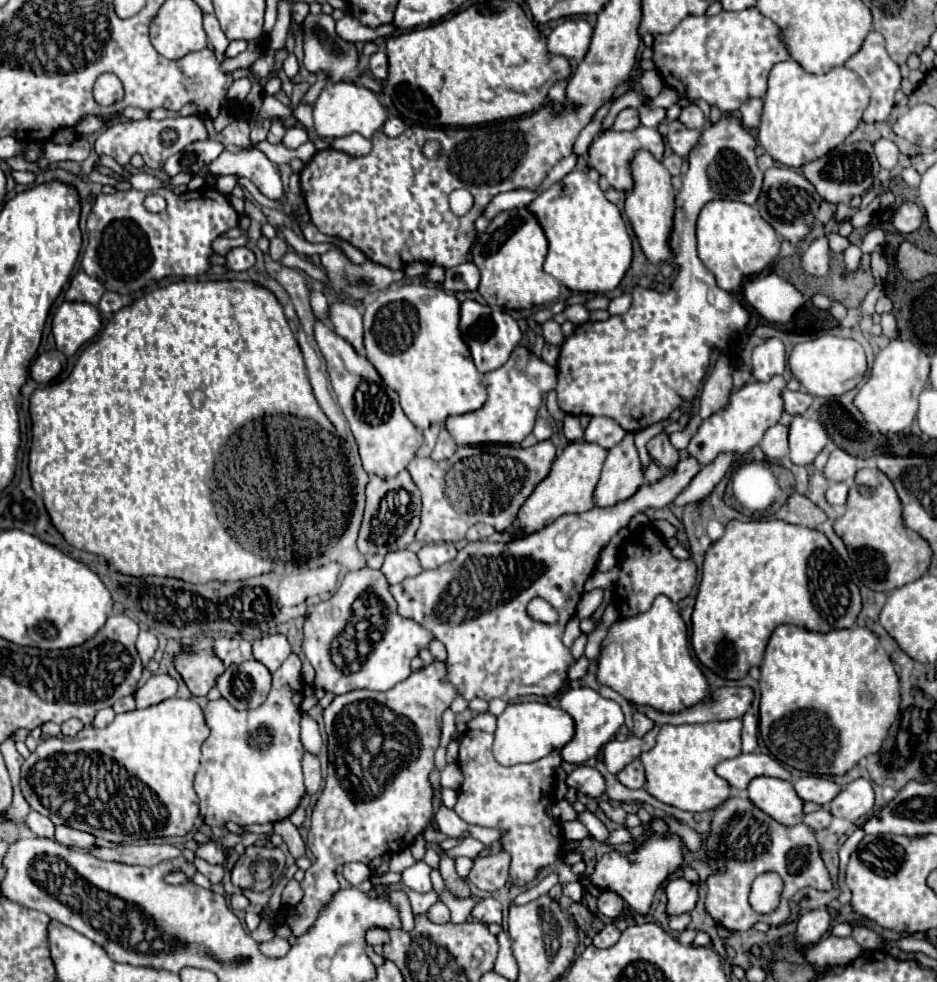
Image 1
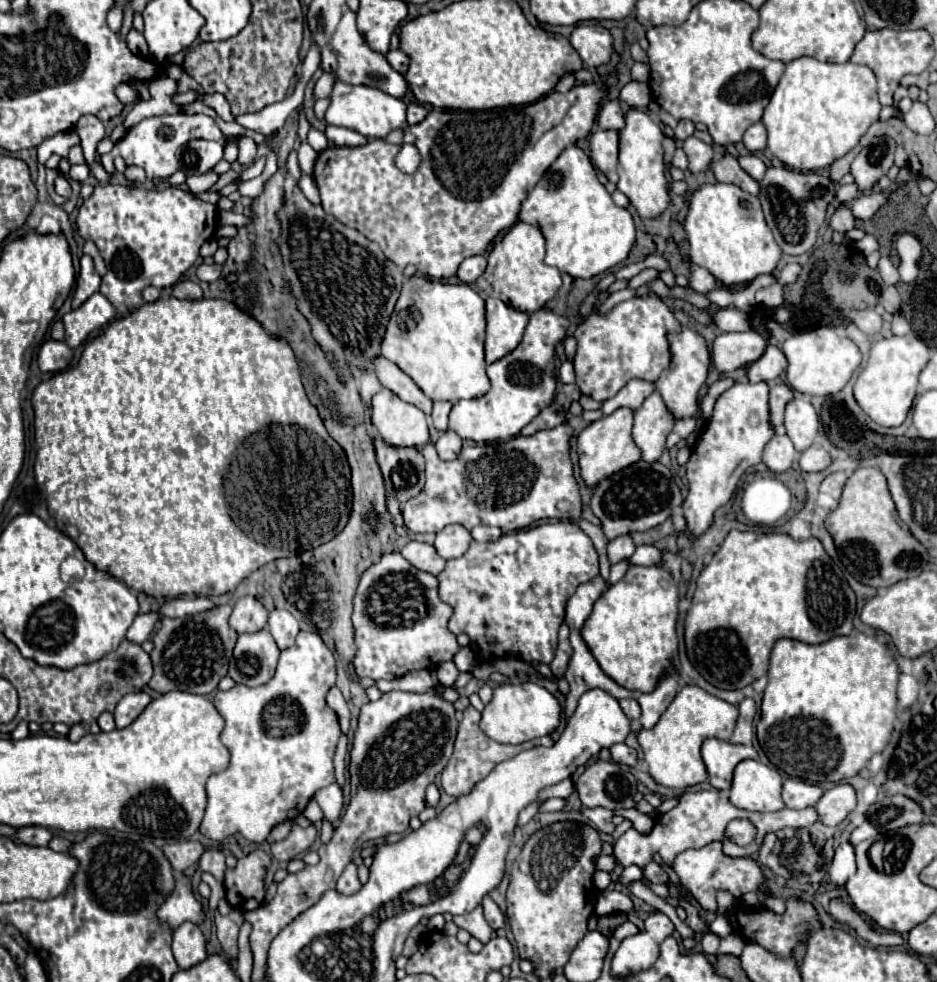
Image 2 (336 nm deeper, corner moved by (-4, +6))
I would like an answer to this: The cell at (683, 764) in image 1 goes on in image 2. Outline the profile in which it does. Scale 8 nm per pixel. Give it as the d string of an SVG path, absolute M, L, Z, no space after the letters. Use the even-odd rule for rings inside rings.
M685 686L651 730L637 734L639 746L645 754L651 778L667 788L687 788L707 780L705 762L701 758L701 742L707 738L729 740L737 722L737 706L701 690L699 686Z

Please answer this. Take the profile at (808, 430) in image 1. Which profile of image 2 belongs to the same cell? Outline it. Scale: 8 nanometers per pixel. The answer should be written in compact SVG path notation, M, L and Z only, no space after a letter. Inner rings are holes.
M797 396L787 404L785 428L787 428L787 436L791 438L791 442L799 452L807 450L813 444L813 438L819 428L819 418L809 400L805 400L803 396Z

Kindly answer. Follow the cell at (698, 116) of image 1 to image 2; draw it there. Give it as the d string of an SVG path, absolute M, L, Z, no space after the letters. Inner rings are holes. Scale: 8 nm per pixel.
M679 120L677 128L675 128L675 138L685 140L685 138L689 138L693 132L695 132L695 124L693 124L693 122L689 122L689 120Z

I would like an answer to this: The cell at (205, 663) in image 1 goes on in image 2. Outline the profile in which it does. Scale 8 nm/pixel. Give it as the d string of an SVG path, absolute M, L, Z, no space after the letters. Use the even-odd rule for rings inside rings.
M215 606L201 614L185 618L163 618L163 628L153 636L153 678L149 686L157 692L185 690L191 694L209 694L227 674L229 660L237 642L237 632L229 628L227 620L231 606Z

